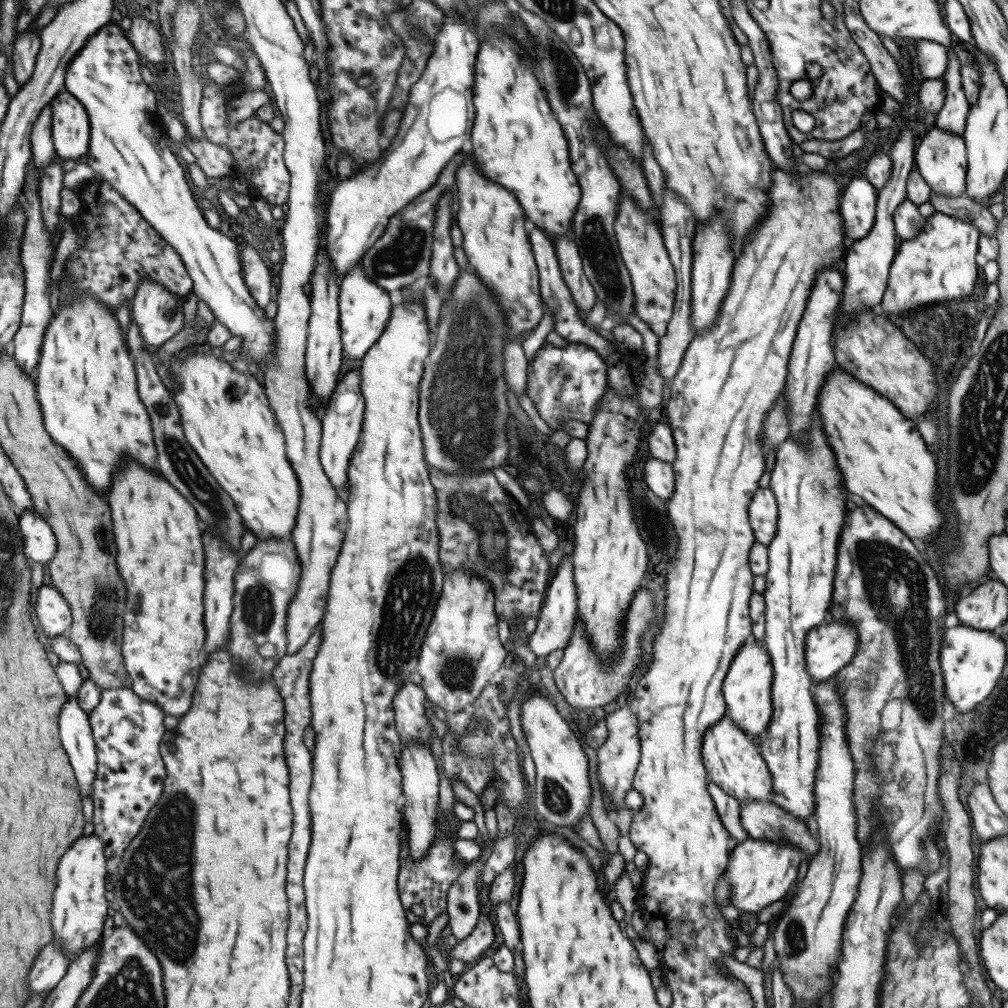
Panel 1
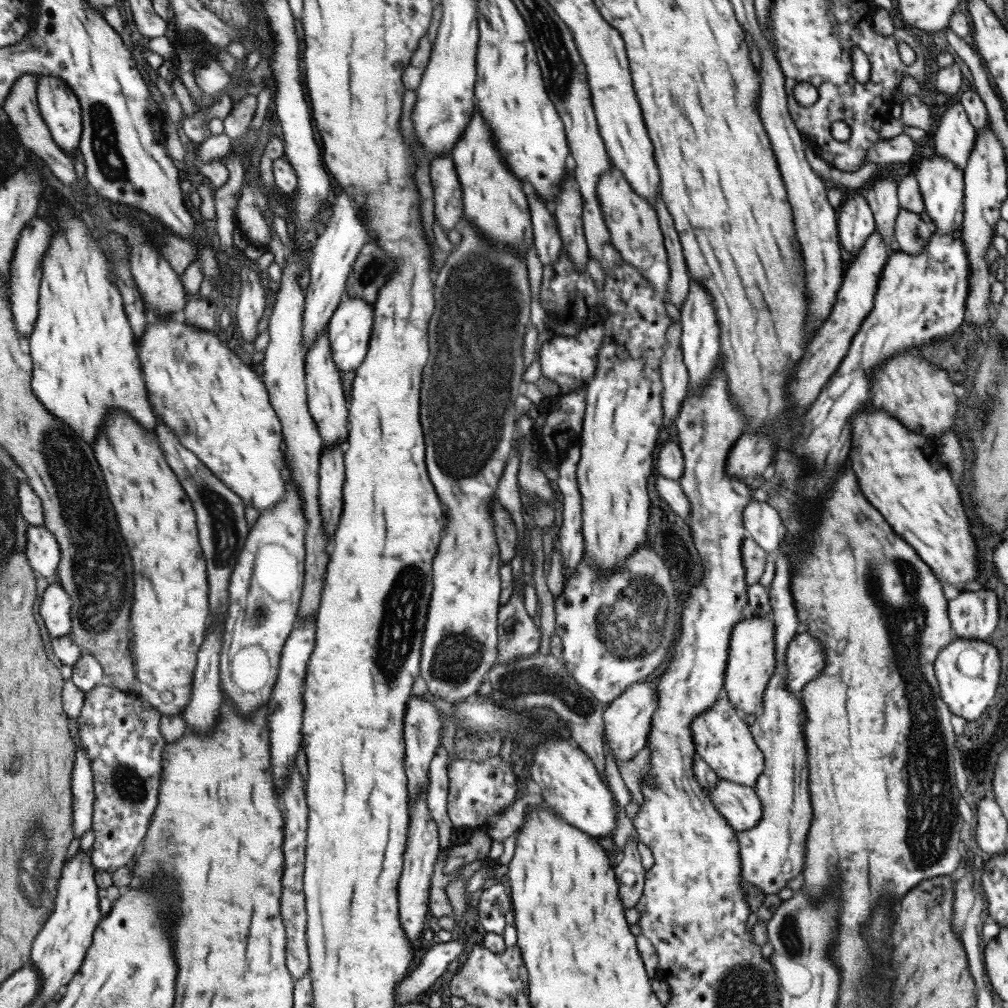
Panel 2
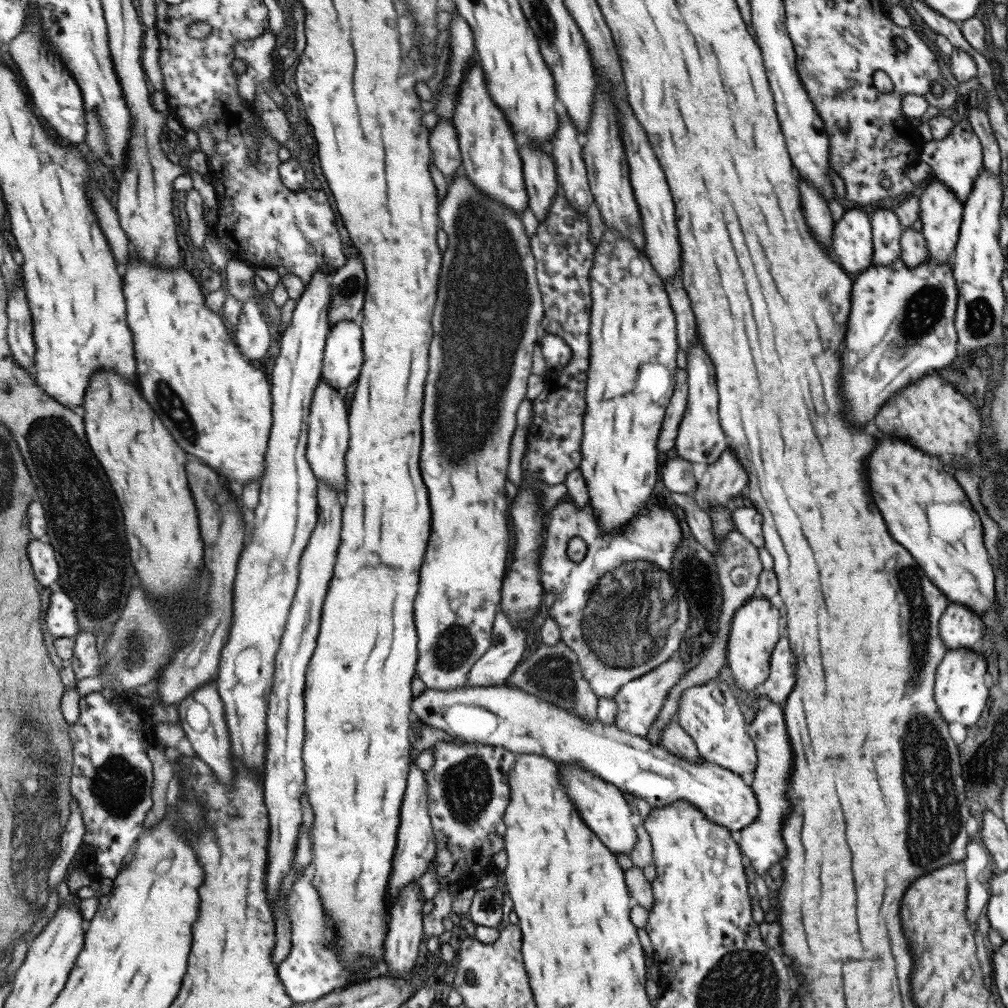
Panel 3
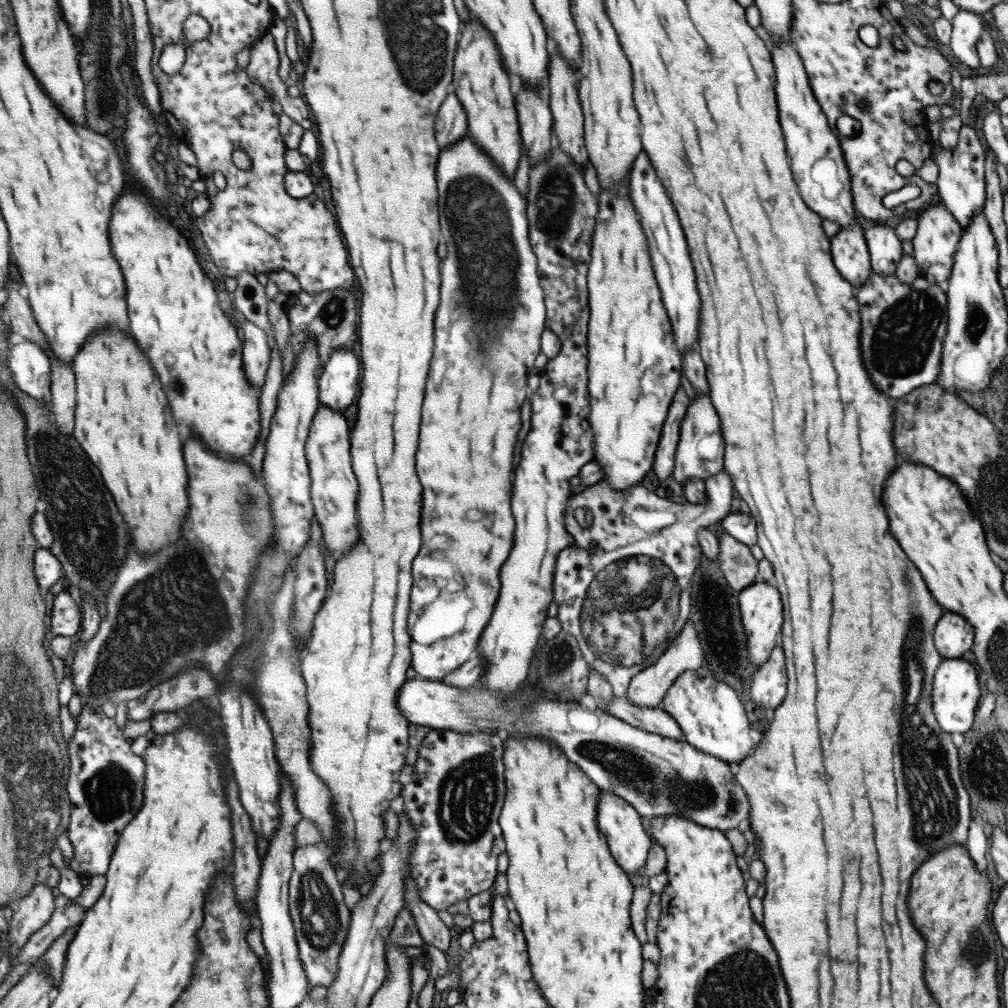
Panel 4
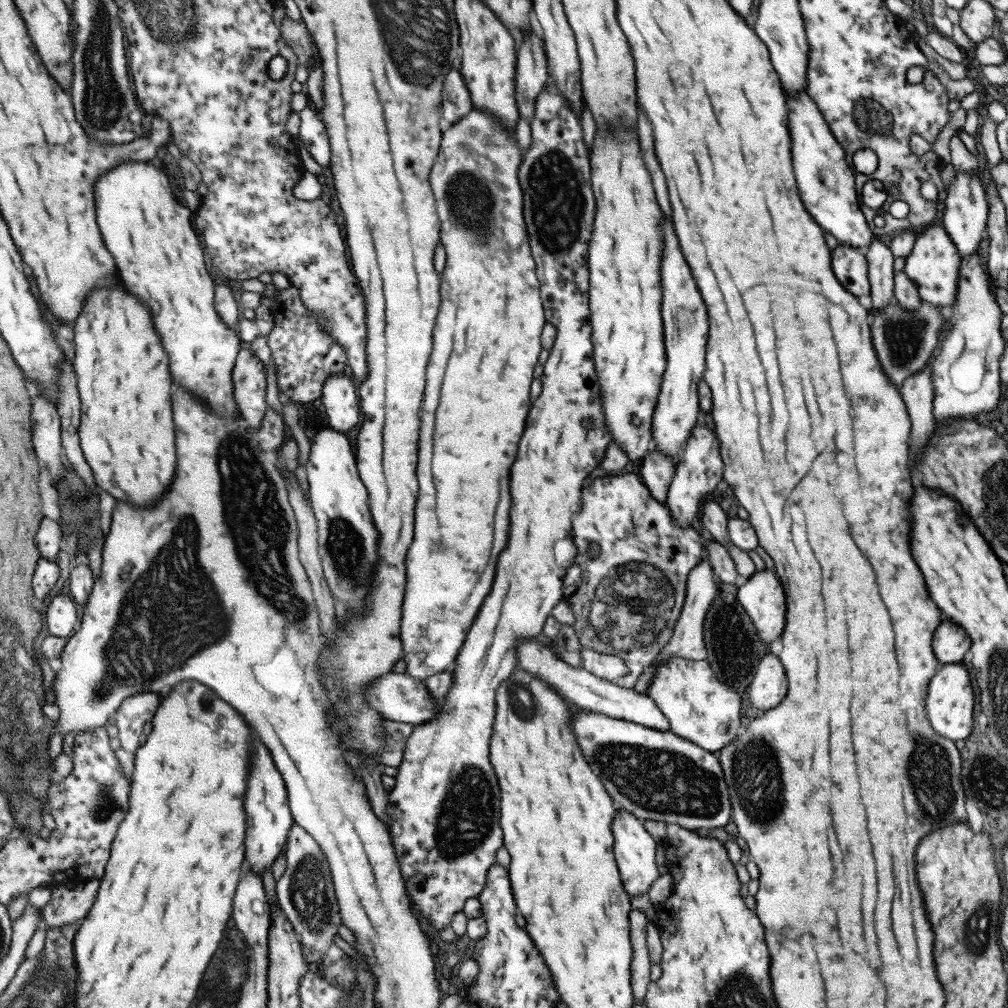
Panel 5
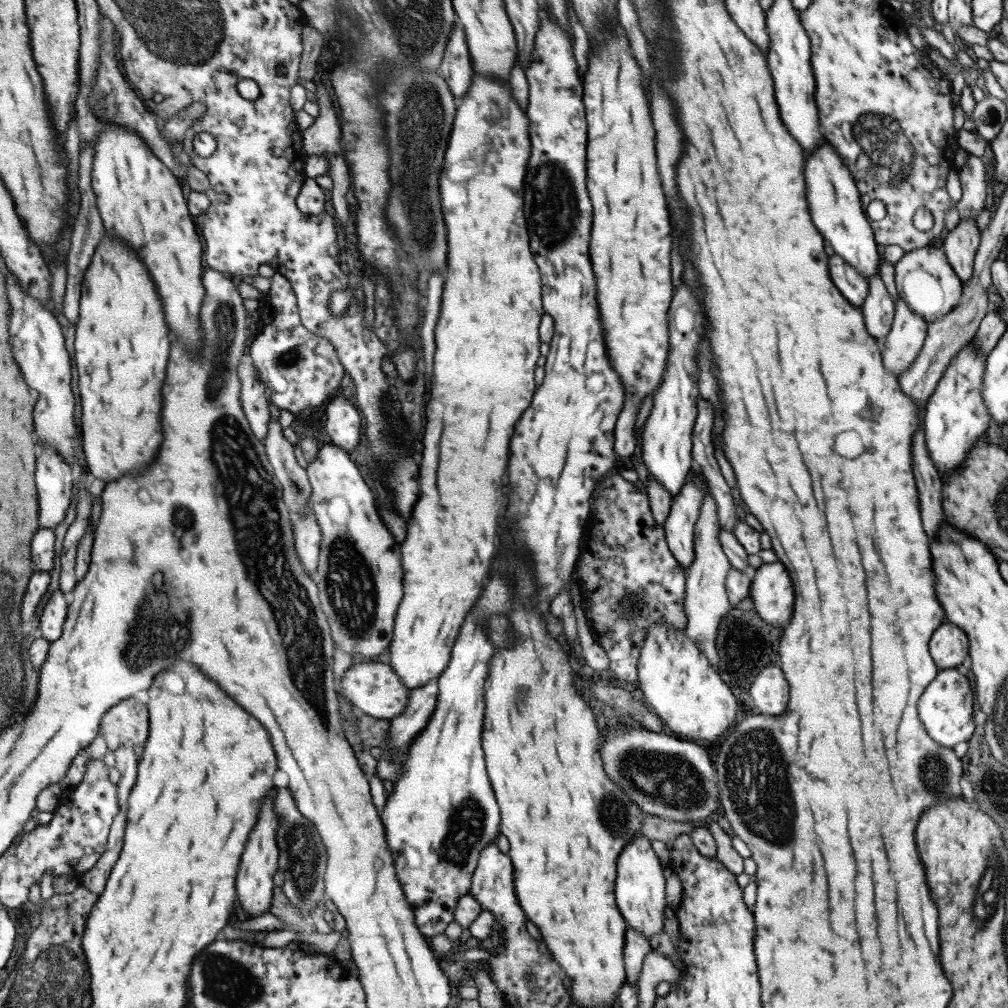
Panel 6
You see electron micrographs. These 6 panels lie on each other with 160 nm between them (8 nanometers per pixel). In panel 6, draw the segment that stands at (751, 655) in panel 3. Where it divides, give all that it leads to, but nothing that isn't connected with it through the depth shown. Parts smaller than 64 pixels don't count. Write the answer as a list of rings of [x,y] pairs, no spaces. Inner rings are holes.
[[[762,563],[751,578],[749,597],[754,613],[765,625],[785,628],[793,610],[793,586],[783,564]]]

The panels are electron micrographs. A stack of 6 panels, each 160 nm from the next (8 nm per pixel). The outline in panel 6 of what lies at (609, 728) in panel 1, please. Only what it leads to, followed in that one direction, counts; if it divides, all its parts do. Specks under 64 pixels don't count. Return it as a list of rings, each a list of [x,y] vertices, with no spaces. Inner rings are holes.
[[[708,487],[704,490],[704,497],[698,510],[698,517],[693,529],[693,562],[684,574],[685,602],[683,612],[685,613],[685,629],[683,635],[693,641],[701,654],[709,661],[709,664],[716,666],[719,662],[715,650],[715,634],[717,624],[721,618],[730,610],[725,591],[725,576],[731,568],[725,553],[721,550],[717,533],[721,529],[717,520],[716,504],[710,496]]]

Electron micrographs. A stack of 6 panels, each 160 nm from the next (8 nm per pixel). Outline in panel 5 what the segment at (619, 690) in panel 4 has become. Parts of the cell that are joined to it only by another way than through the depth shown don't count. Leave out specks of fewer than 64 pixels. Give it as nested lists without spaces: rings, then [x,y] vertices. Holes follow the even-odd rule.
[[[625,470],[618,475],[596,477],[589,480],[581,491],[581,508],[571,517],[571,545],[576,547],[575,558],[563,576],[561,588],[562,601],[571,609],[573,614],[573,631],[581,647],[585,646],[601,654],[617,656],[619,652],[603,642],[597,640],[593,630],[587,622],[587,606],[593,596],[595,586],[601,580],[601,586],[609,582],[605,574],[613,574],[615,566],[641,564],[649,562],[649,570],[653,570],[653,578],[657,578],[657,586],[653,586],[653,622],[657,622],[657,640],[647,643],[637,650],[625,652],[624,665],[626,673],[615,680],[621,688],[632,688],[636,678],[647,668],[661,646],[669,640],[677,621],[678,614],[683,607],[685,597],[685,582],[693,567],[697,567],[702,556],[702,540],[691,525],[680,528],[674,525],[672,514],[666,502],[659,502],[652,497],[640,477]],[[589,542],[599,544],[599,555],[591,559],[582,555]],[[665,578],[673,586],[673,606],[665,610]]]

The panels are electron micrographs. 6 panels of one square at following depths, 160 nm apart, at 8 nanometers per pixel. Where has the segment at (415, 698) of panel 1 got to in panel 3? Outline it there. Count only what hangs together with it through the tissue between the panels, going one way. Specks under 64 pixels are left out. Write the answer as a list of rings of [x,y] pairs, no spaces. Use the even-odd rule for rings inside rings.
[[[413,755],[413,766],[409,766],[409,794],[405,794],[405,806],[401,806],[401,850],[397,850],[397,874],[393,874],[393,886],[389,886],[389,890],[393,890],[393,900],[398,897],[402,886],[421,876],[434,858],[436,846],[427,814],[427,795],[424,772],[416,765],[416,755]]]

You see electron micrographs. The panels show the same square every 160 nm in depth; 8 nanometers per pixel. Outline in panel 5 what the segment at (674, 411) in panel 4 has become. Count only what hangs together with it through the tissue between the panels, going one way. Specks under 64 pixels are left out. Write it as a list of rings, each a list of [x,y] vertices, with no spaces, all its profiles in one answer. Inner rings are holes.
[[[649,449],[642,458],[640,465],[640,479],[659,502],[666,500],[666,492],[674,473],[674,462],[669,455],[659,449]]]

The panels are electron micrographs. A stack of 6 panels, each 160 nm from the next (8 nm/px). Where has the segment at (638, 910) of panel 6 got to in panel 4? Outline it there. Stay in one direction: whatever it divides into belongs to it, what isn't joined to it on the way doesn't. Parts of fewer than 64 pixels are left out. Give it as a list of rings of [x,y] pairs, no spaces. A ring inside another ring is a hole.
[[[599,789],[597,797],[596,825],[605,837],[611,856],[626,874],[638,874],[638,870],[645,864],[647,851],[651,844],[651,836],[642,827],[640,815],[622,798],[611,794],[609,791]]]

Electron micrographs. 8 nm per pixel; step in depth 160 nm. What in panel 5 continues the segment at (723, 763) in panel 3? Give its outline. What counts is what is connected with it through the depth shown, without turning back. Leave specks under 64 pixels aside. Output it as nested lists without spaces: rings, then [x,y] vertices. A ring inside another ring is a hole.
[[[677,656],[662,660],[645,695],[665,716],[669,731],[707,752],[716,754],[722,750],[736,739],[741,729],[739,696],[717,680],[706,660],[685,660]]]

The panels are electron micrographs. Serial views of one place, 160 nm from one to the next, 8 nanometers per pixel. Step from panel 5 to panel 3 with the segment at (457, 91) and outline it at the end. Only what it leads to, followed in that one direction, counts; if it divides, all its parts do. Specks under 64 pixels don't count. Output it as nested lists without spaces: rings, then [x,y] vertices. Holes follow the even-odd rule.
[[[439,119],[428,136],[433,166],[436,166],[445,180],[451,180],[461,171],[457,133],[452,124],[452,121]]]

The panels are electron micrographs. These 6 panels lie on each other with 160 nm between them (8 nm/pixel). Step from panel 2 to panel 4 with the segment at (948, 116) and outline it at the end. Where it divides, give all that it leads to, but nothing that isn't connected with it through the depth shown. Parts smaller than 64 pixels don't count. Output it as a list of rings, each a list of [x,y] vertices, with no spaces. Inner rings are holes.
[[[962,126],[958,130],[958,140],[955,150],[939,148],[935,154],[933,163],[937,165],[938,175],[934,182],[936,186],[937,200],[941,201],[947,212],[953,216],[953,220],[959,224],[962,230],[967,228],[969,220],[975,218],[984,206],[986,192],[984,189],[984,163],[985,154],[983,146],[977,138],[977,132],[968,126]]]

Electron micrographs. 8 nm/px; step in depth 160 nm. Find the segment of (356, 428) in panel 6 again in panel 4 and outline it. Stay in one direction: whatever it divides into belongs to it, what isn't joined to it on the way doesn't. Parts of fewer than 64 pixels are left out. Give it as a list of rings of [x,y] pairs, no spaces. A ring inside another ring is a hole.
[[[342,348],[326,362],[320,377],[320,402],[345,412],[360,395],[361,360],[357,349]]]

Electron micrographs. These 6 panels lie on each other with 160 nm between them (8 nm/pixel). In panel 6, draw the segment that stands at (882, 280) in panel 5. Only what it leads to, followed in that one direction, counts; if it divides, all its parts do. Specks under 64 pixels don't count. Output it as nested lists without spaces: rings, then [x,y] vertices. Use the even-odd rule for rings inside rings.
[[[878,268],[867,281],[868,291],[860,306],[863,322],[870,336],[881,341],[889,332],[894,304],[879,277]]]

